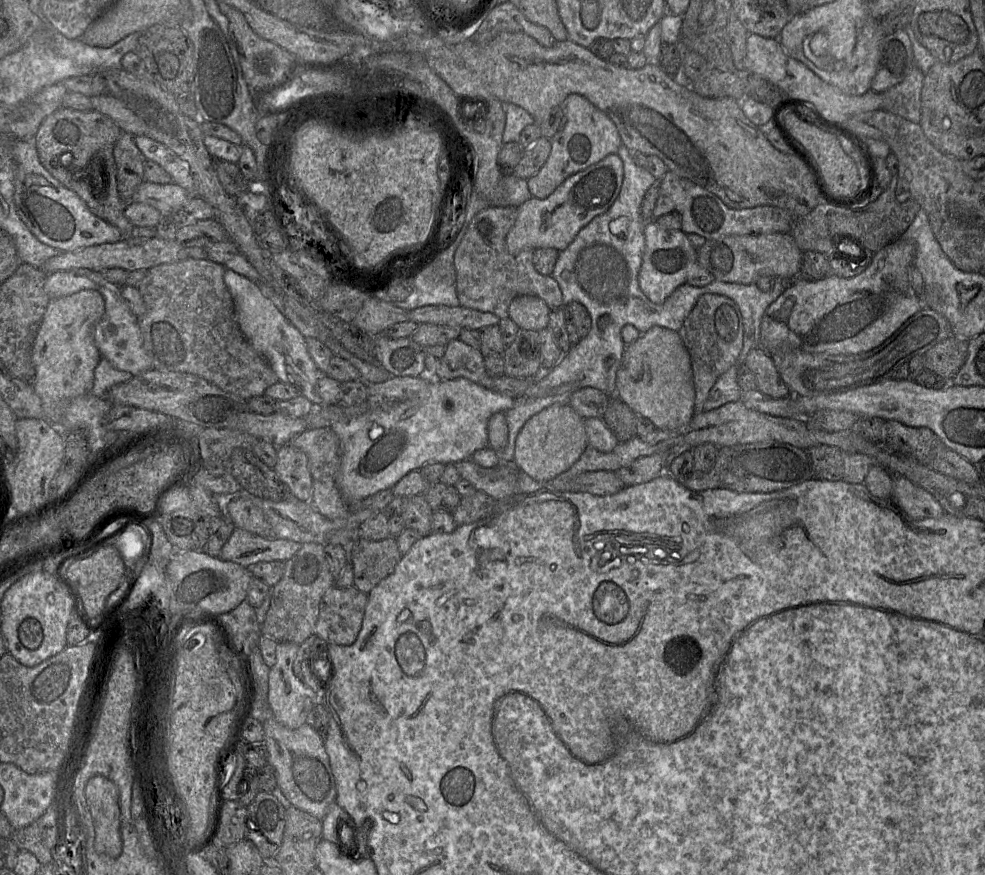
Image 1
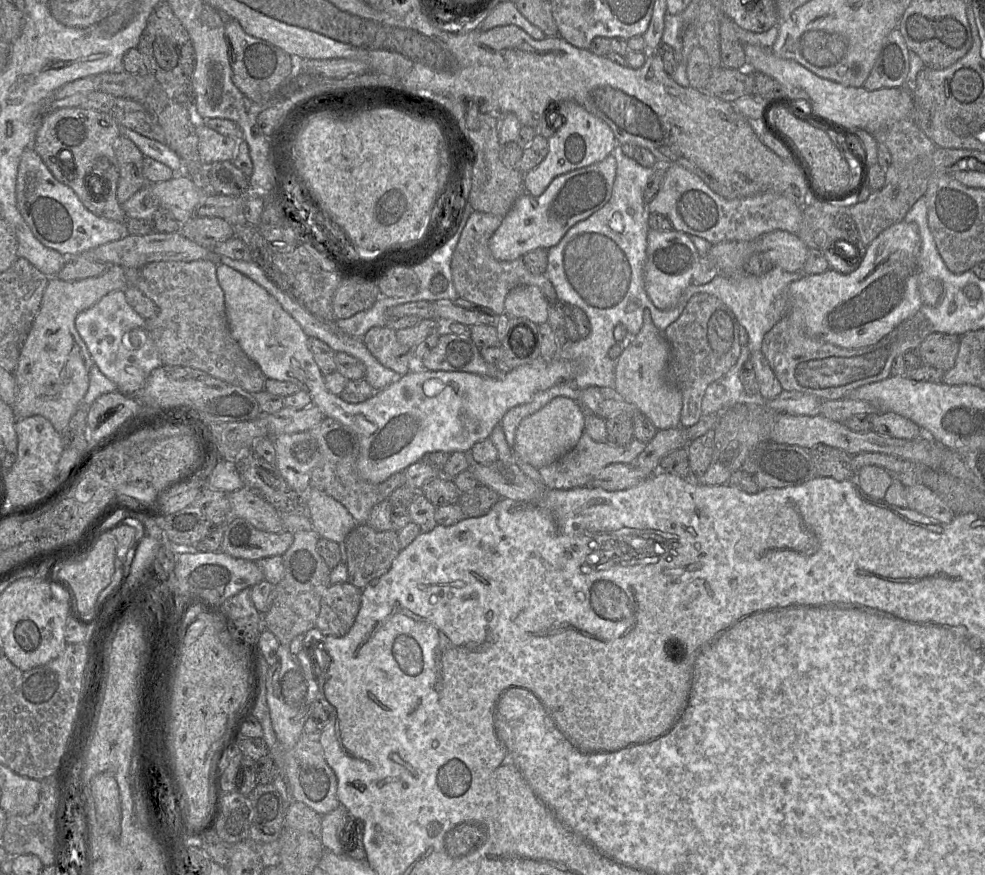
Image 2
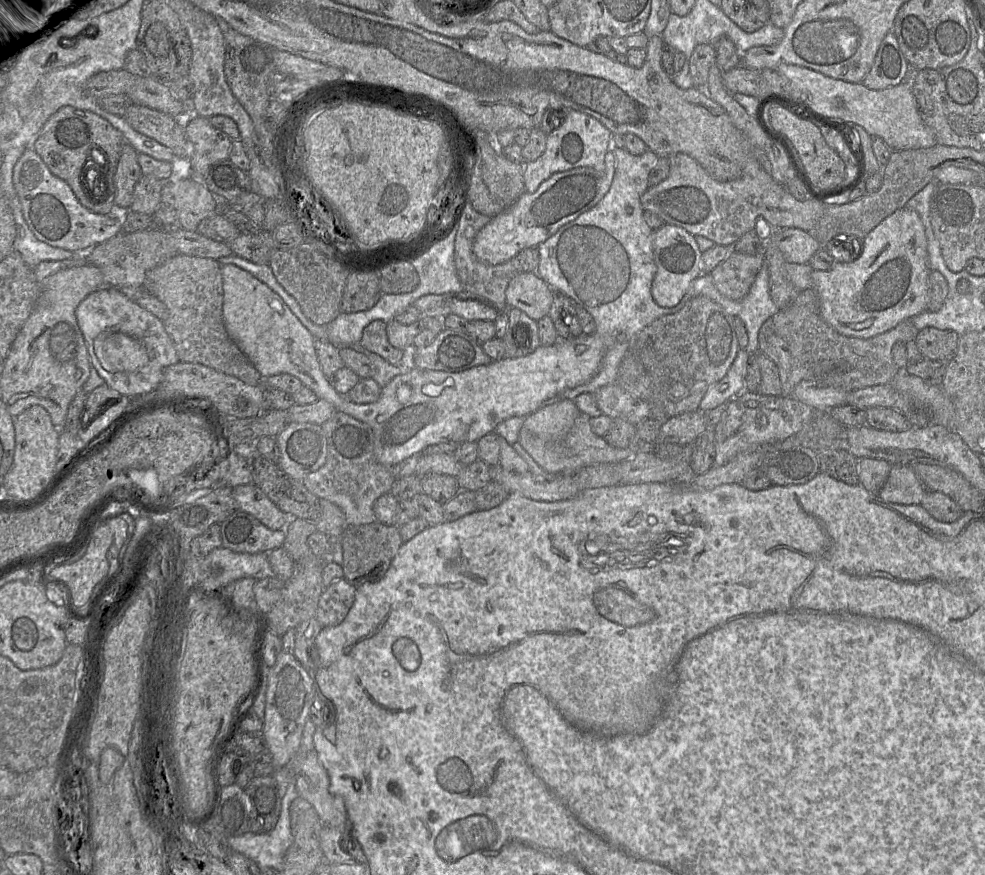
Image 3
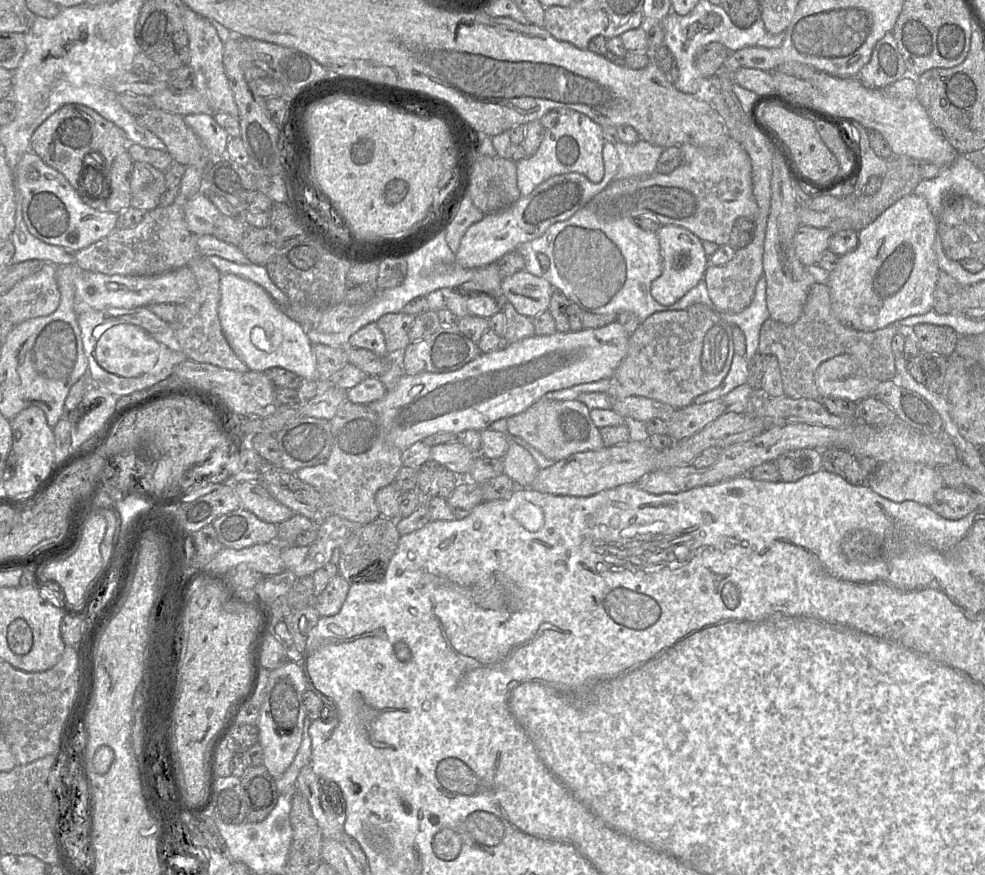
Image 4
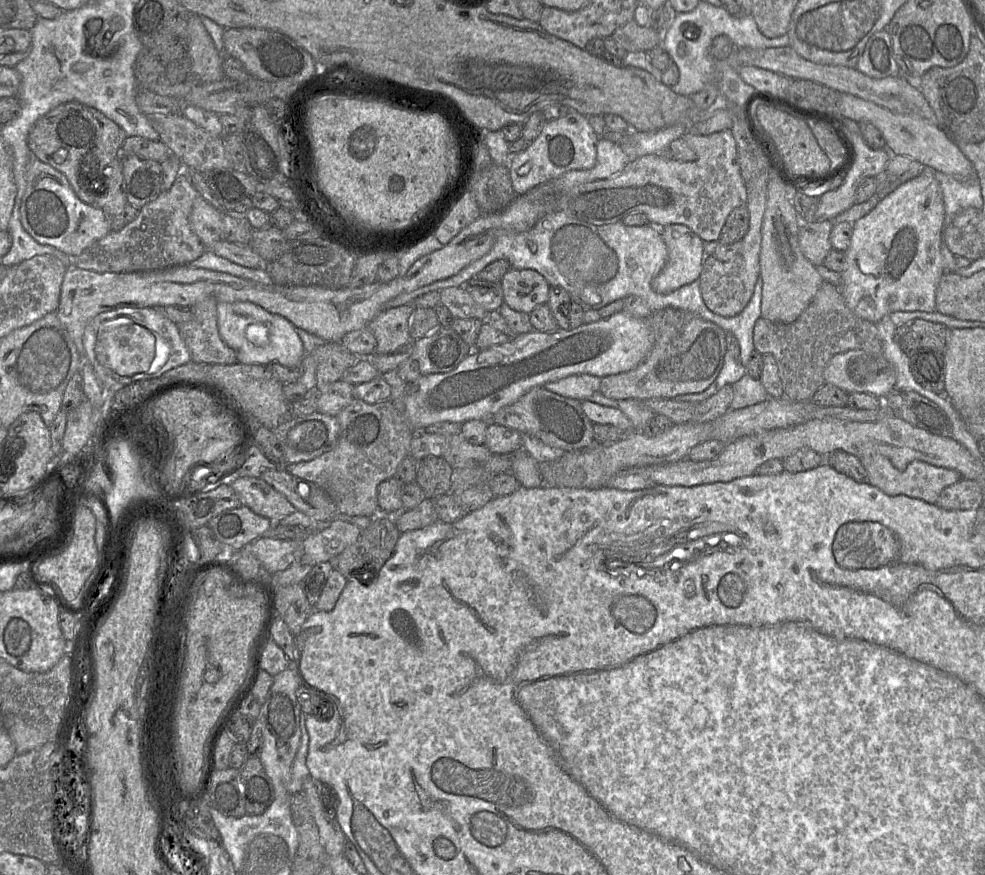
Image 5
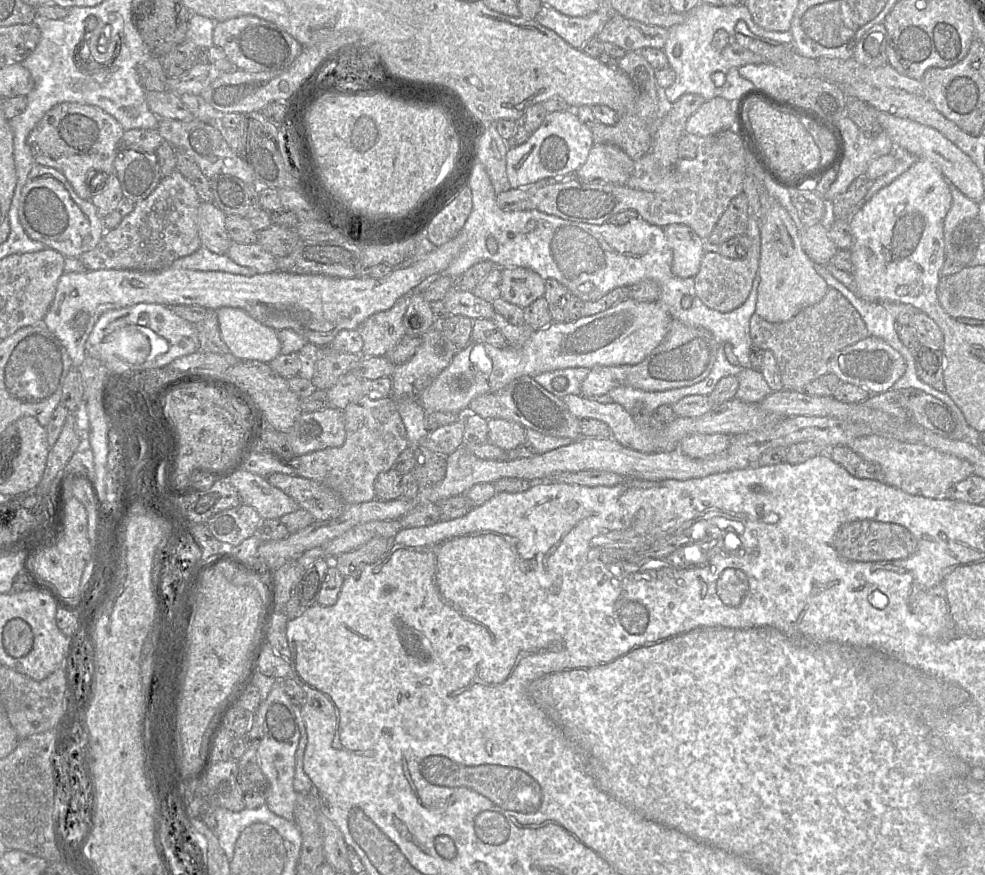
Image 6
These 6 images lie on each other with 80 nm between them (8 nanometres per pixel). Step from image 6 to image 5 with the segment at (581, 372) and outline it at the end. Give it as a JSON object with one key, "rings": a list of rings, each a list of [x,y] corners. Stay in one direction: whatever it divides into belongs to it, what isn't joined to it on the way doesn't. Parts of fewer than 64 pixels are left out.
{"rings":[[[579,374],[548,382],[543,385],[543,388],[566,398],[584,401],[595,392],[599,392],[600,382],[600,377],[590,374]]]}

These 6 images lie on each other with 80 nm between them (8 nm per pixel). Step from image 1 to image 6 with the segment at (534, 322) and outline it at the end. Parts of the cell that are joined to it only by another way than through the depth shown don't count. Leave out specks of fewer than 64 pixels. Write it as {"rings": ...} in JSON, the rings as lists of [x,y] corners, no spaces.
{"rings":[[[525,267],[502,268],[501,297],[521,308],[545,294],[545,280],[535,271]]]}

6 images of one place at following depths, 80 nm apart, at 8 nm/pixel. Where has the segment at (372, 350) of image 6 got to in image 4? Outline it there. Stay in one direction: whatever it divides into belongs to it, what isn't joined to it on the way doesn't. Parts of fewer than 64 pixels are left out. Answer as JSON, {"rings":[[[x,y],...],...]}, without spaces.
{"rings":[[[400,311],[384,314],[376,321],[384,334],[389,354],[401,354],[401,351],[410,344],[409,331],[414,318],[415,315]]]}

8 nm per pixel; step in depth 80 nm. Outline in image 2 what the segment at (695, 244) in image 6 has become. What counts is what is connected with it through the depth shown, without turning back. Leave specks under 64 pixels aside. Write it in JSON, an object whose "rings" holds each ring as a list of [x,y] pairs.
{"rings":[[[650,229],[647,236],[646,263],[644,267],[645,290],[660,310],[674,308],[683,291],[692,283],[692,277],[700,263],[699,255],[690,236],[677,230],[658,231]]]}

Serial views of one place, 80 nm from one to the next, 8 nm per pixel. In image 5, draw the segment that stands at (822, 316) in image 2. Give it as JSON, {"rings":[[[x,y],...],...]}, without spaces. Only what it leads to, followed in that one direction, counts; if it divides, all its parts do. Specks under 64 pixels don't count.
{"rings":[[[926,169],[920,175],[905,181],[896,189],[887,194],[879,203],[865,216],[861,217],[853,223],[853,234],[851,243],[845,253],[845,268],[841,272],[841,283],[839,290],[844,298],[846,305],[858,317],[876,323],[884,316],[889,315],[895,311],[936,311],[936,290],[944,273],[942,254],[941,254],[941,240],[944,229],[945,208],[943,195],[940,185],[935,178],[934,171]]]}

